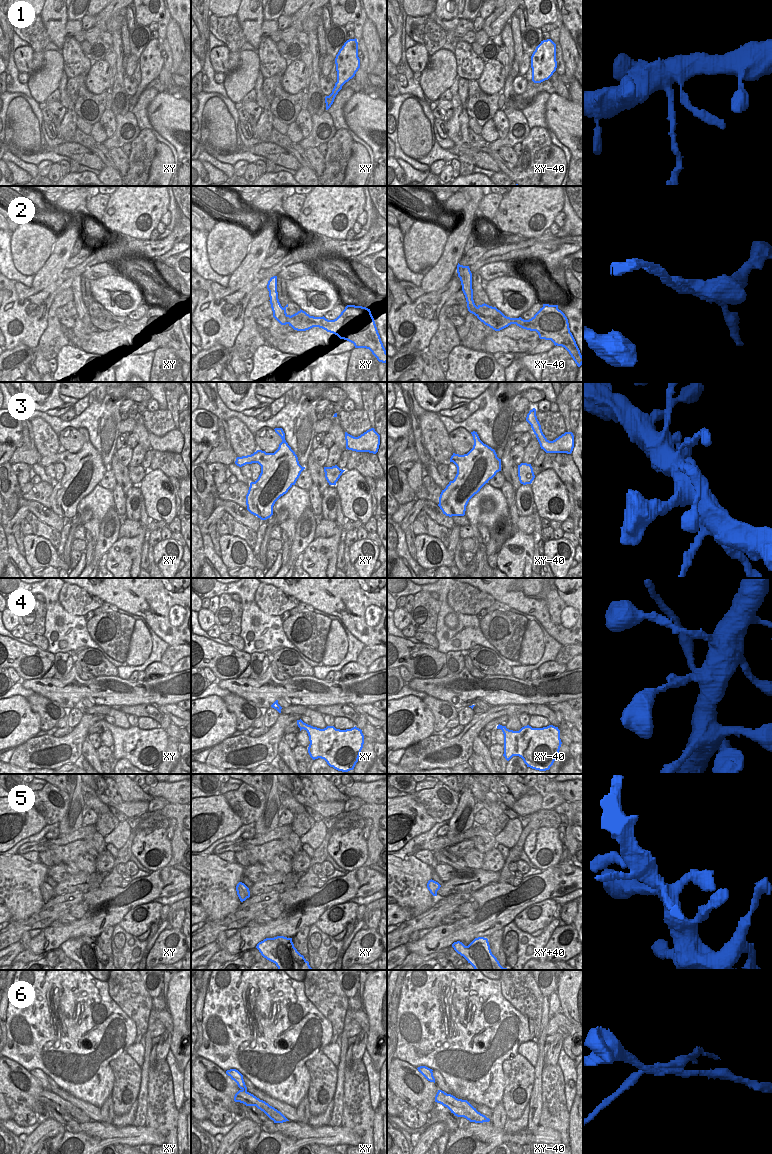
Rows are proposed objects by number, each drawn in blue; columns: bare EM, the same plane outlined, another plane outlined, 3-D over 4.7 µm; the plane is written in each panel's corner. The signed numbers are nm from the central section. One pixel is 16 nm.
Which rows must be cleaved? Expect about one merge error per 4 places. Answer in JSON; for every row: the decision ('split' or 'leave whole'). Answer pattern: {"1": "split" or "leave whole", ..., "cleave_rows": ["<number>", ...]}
{"1": "leave whole", "2": "split", "3": "leave whole", "4": "leave whole", "5": "leave whole", "6": "split", "cleave_rows": ["2", "6"]}

